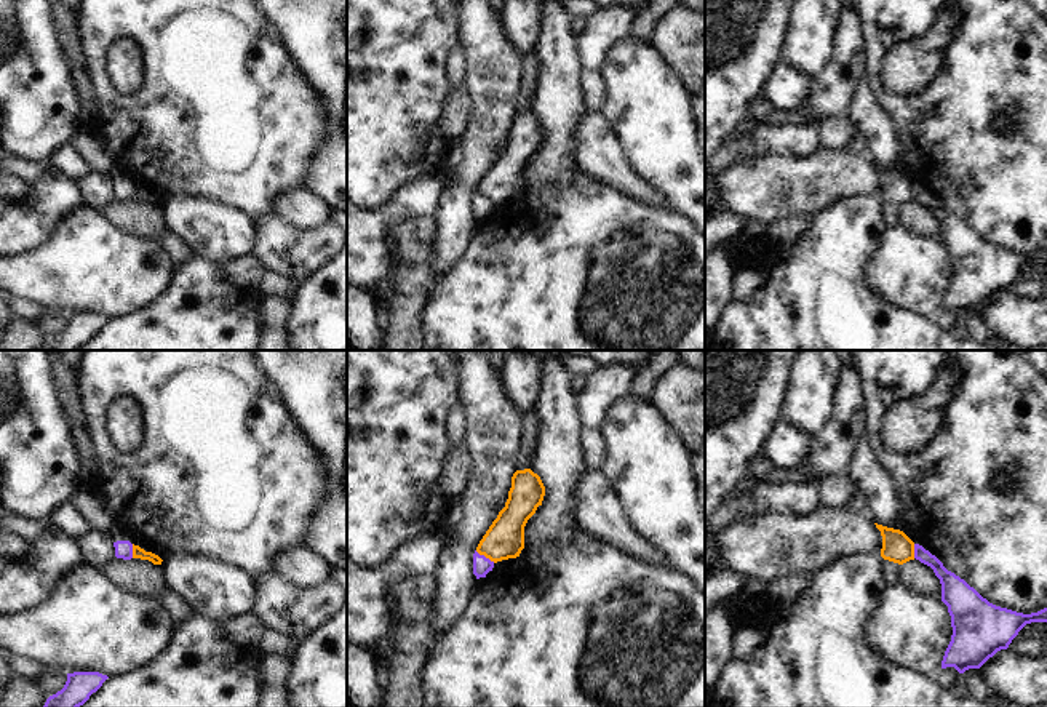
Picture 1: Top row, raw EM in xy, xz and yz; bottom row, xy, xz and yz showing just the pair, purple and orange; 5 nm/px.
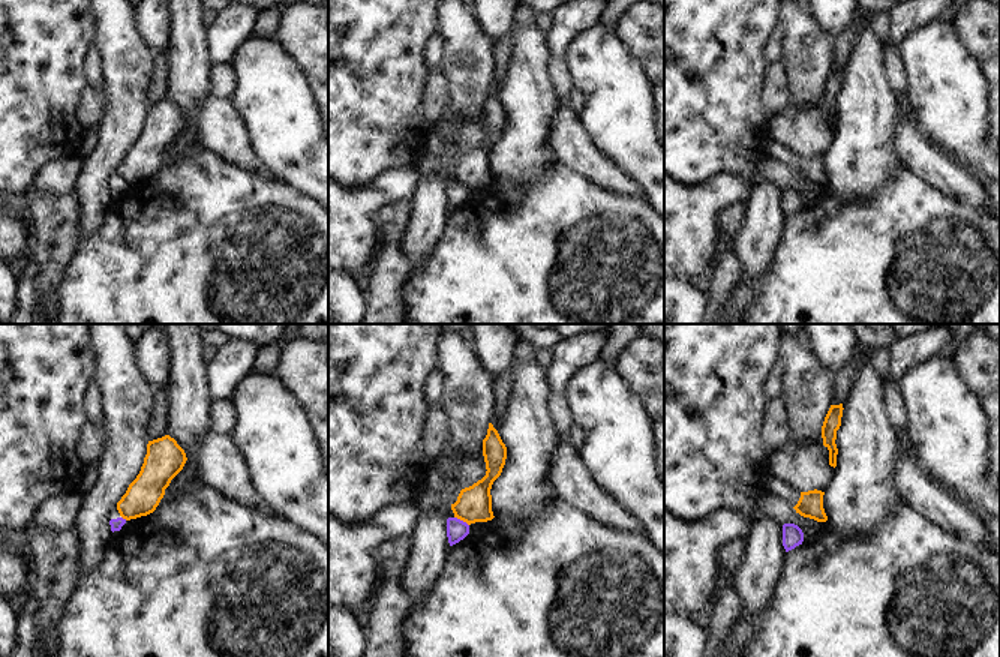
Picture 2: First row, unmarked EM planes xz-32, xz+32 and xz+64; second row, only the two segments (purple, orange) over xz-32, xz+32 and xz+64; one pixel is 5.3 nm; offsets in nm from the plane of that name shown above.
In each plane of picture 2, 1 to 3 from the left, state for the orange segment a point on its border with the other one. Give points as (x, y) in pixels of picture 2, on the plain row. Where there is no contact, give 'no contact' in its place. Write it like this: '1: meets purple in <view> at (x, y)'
1: meets purple in xz-32 at (125, 183)
2: meets purple in xz+32 at (462, 185)
3: no contact

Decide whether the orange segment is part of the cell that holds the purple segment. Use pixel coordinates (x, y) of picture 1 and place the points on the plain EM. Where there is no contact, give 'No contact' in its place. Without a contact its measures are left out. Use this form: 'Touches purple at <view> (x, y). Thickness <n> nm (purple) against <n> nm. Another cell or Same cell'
Touches purple at xz (483, 197). Thickness 90 nm (purple) against 200 nm. Another cell

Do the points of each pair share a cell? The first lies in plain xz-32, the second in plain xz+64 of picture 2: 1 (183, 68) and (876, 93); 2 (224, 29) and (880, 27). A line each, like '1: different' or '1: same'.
1: same
2: different

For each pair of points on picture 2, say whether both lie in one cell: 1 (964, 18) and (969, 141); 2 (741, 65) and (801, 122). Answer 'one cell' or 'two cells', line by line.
1: two cells
2: two cells

